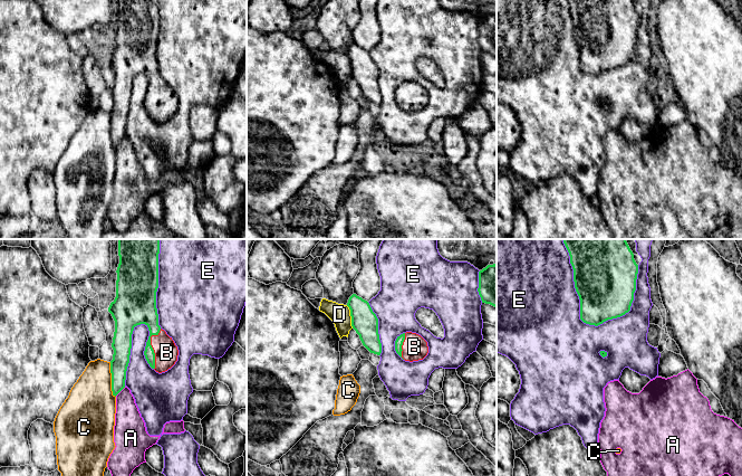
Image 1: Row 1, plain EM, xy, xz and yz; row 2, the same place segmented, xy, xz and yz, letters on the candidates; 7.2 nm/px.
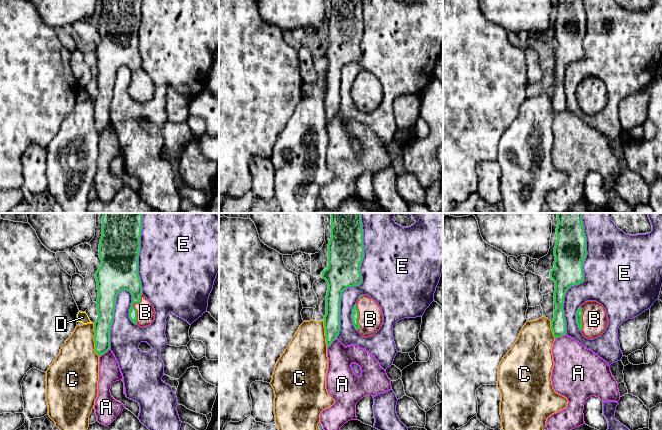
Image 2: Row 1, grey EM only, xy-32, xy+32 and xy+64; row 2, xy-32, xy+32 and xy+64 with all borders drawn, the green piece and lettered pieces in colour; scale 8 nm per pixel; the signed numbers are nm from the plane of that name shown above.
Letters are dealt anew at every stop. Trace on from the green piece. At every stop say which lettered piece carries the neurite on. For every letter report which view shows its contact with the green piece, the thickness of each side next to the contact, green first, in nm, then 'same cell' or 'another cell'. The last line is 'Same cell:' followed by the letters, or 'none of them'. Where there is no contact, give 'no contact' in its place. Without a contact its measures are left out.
A: contact in xy; calibres 130 and 200 nm; another cell
B: contact in xy; calibres 150 and 170 nm; same cell
C: contact in xy; calibres 130 and 360 nm; another cell
D: contact in xz; calibres 190 and 150 nm; another cell
E: contact in yz; calibres 440 and 480 nm; another cell
Same cell: B

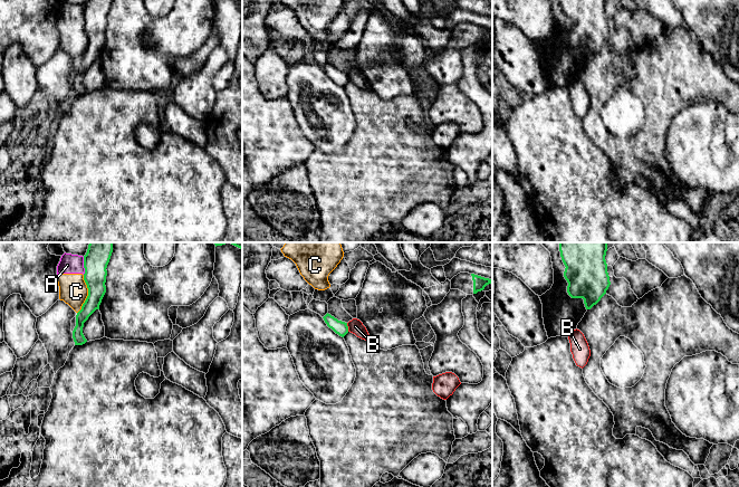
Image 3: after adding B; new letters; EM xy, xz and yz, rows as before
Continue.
A: contact in xy; calibres 180 and 140 nm; another cell
B: contact in xz; calibres 100 and 110 nm; another cell
C: contact in xy; calibres 180 and 200 nm; another cell
Same cell: none of them

